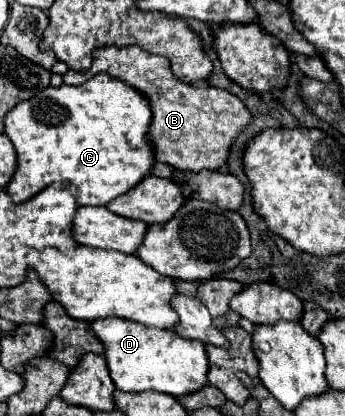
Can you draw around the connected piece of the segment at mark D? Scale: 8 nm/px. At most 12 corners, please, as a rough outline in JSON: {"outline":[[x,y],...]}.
{"outline":[[124,318],[92,330],[122,392],[208,384],[204,344]]}

